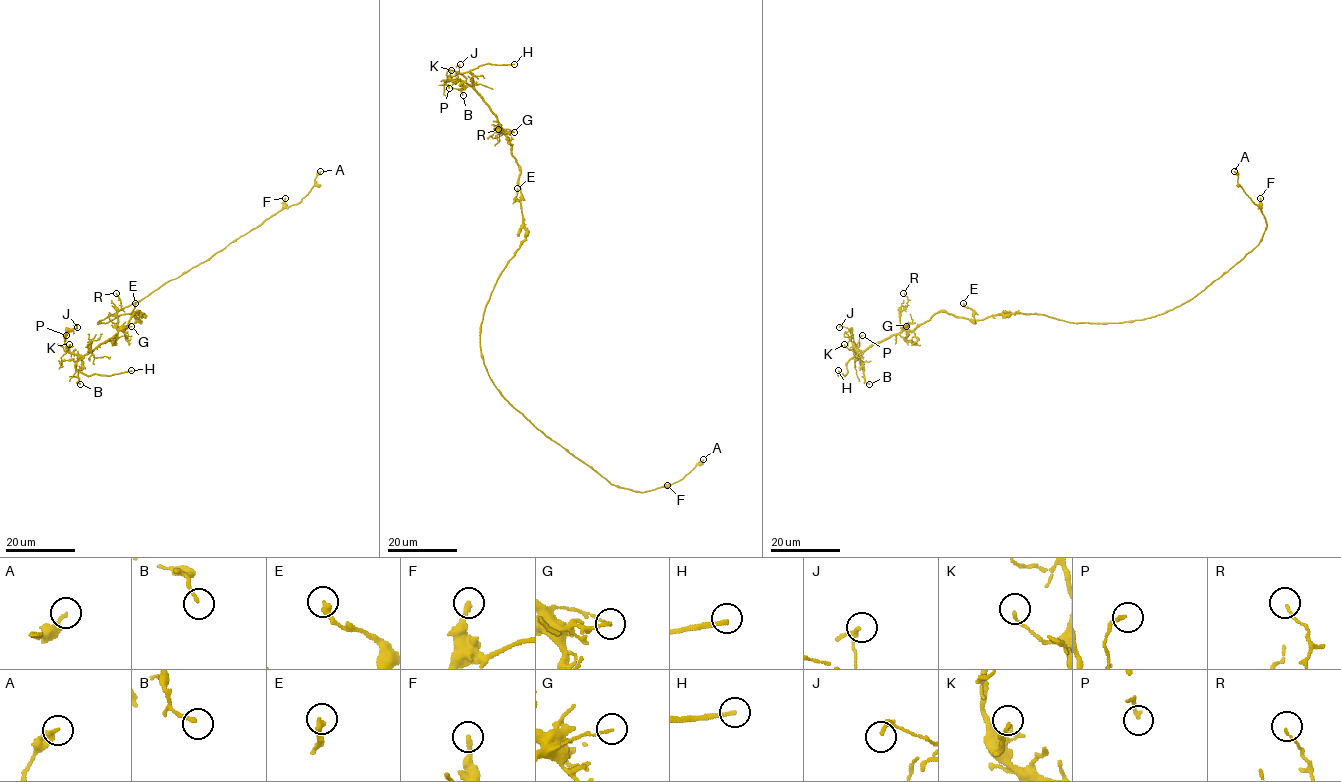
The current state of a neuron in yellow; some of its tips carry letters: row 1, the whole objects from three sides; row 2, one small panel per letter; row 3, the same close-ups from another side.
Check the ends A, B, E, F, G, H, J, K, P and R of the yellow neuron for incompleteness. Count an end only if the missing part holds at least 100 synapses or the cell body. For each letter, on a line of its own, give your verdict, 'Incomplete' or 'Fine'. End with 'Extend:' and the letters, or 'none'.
A: Fine
B: Fine
E: Fine
F: Fine
G: Fine
H: Incomplete
J: Fine
K: Fine
P: Fine
R: Fine
Extend: H

